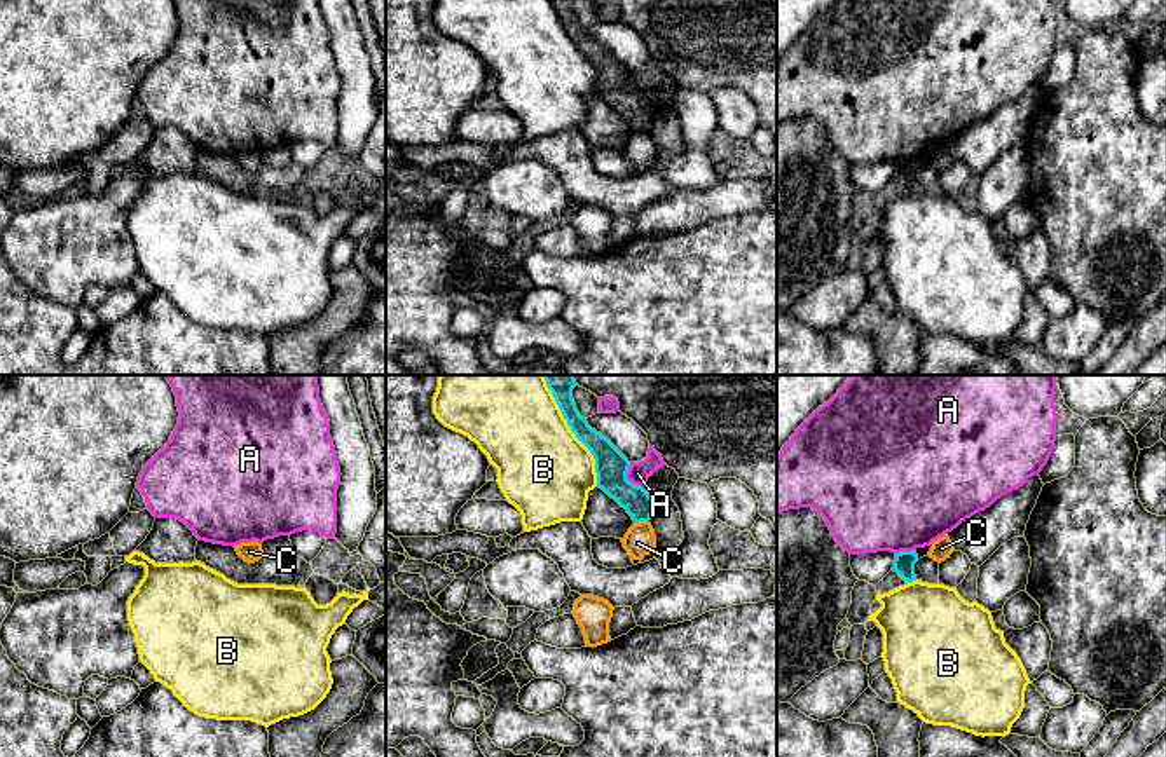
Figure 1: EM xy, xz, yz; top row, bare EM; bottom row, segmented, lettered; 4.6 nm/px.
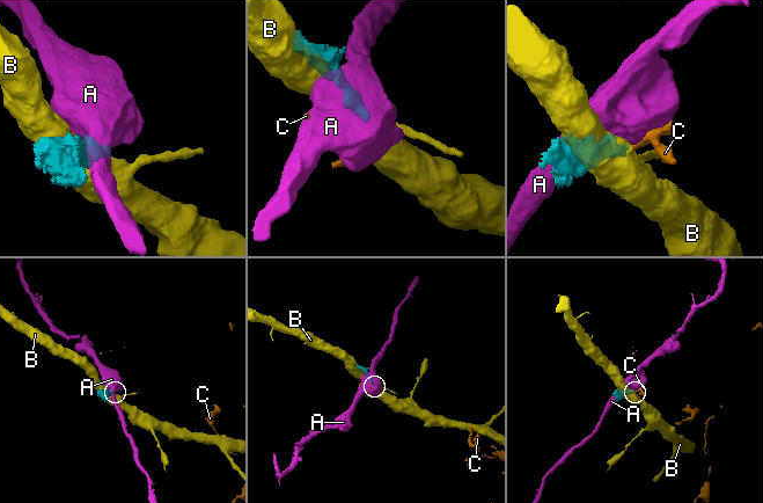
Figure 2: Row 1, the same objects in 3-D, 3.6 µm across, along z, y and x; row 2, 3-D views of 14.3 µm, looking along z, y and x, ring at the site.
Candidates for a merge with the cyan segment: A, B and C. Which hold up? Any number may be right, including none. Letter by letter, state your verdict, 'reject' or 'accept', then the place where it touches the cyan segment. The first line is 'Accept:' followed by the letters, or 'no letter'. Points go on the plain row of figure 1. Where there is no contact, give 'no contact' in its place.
Accept: no letter
A: reject; contact xz (636, 95)
B: reject; contact xz (576, 46)
C: reject; contact xz (641, 129)

